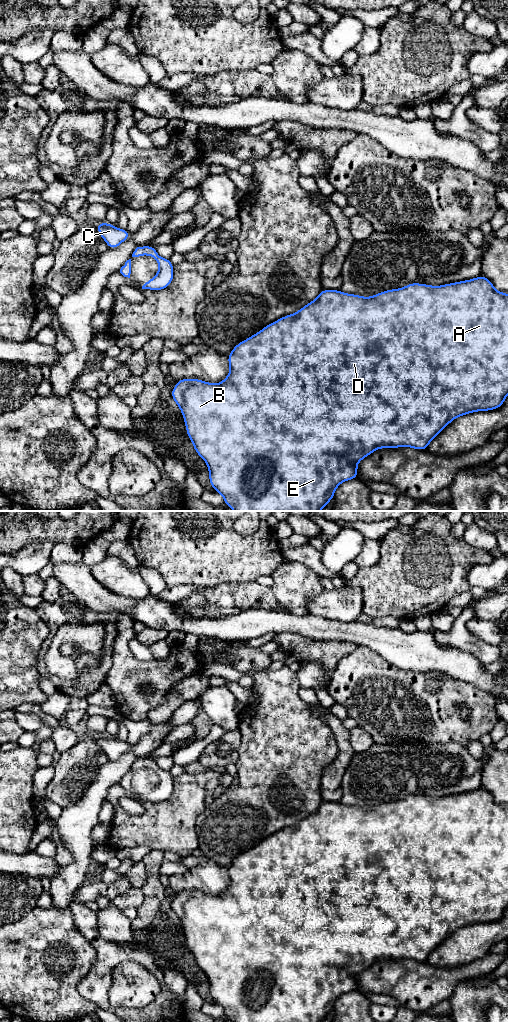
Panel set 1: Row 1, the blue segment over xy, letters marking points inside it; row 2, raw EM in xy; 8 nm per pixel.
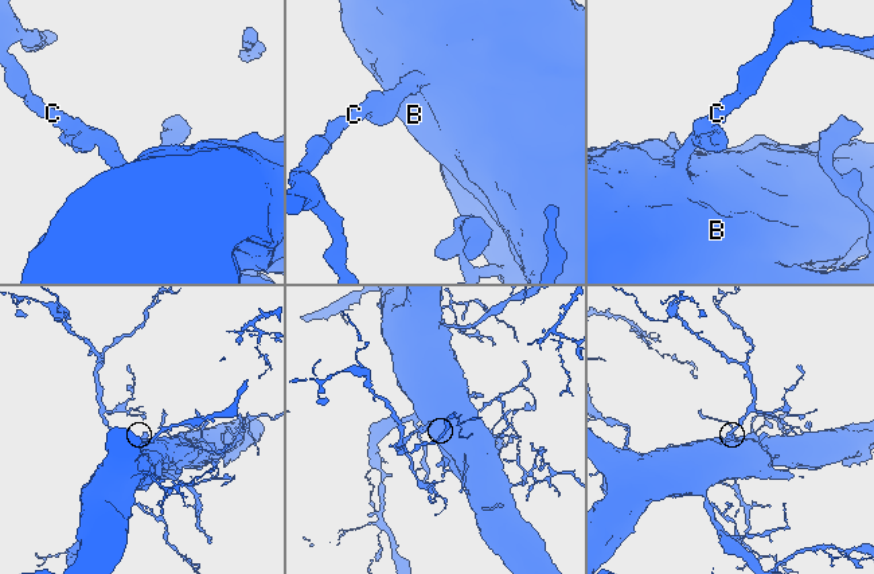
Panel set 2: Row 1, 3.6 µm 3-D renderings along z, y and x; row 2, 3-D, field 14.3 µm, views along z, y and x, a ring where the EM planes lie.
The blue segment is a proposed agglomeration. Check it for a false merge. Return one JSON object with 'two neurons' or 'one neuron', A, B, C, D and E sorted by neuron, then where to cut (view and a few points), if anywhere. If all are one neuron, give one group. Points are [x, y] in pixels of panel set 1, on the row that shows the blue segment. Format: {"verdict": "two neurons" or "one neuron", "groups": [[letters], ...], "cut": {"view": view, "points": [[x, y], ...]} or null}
{"verdict": "one neuron", "groups": [["A", "B", "C", "D", "E"]], "cut": null}

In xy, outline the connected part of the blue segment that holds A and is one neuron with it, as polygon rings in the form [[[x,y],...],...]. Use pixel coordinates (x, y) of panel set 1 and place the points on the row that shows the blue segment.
[[[483,275],[474,279],[432,286],[420,283],[409,283],[403,288],[382,291],[371,297],[347,294],[340,290],[324,290],[318,297],[302,307],[294,314],[286,315],[250,338],[238,343],[227,356],[230,372],[220,383],[208,383],[201,379],[180,379],[171,391],[171,397],[181,410],[186,432],[195,452],[206,462],[209,470],[209,481],[215,491],[224,497],[224,503],[234,511],[320,511],[334,497],[337,487],[344,481],[358,478],[357,464],[368,455],[380,448],[411,447],[416,450],[426,450],[429,443],[455,418],[478,411],[489,411],[500,408],[508,395],[508,294],[495,290],[493,283]]]

